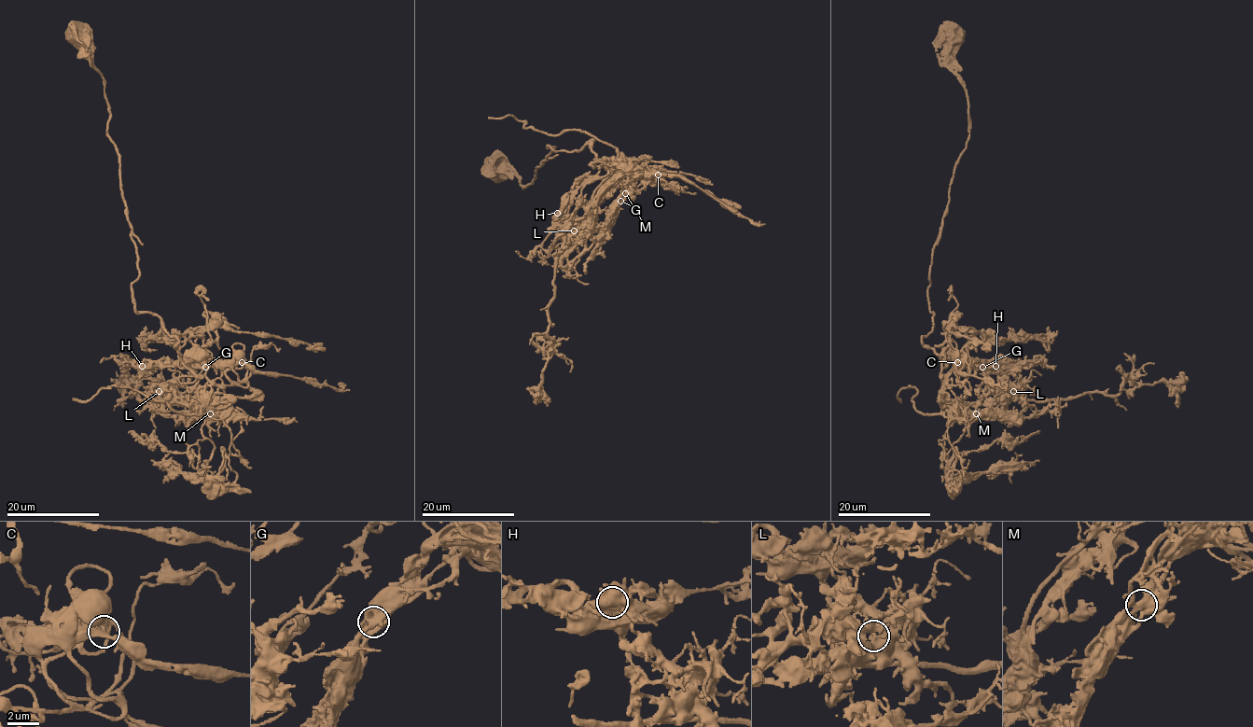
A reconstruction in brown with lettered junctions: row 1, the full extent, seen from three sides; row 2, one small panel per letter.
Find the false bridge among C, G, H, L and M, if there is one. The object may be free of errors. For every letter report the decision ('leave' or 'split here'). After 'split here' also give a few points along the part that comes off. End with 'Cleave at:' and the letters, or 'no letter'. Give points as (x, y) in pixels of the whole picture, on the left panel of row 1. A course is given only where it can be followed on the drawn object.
C: leave
G: leave
H: leave
L: split here; course (159, 391), (168, 389), (178, 402), (201, 413), (185, 414), (115, 385), (85, 401), (72, 398)
M: leave
Cleave at: L

